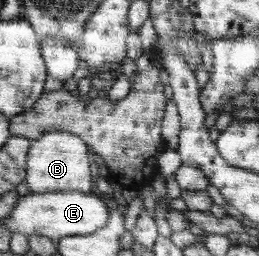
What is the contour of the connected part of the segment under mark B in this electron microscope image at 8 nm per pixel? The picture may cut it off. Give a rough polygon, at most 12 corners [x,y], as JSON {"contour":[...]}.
{"contour":[[52,131],[29,148],[25,182],[38,194],[90,193],[86,143]]}

